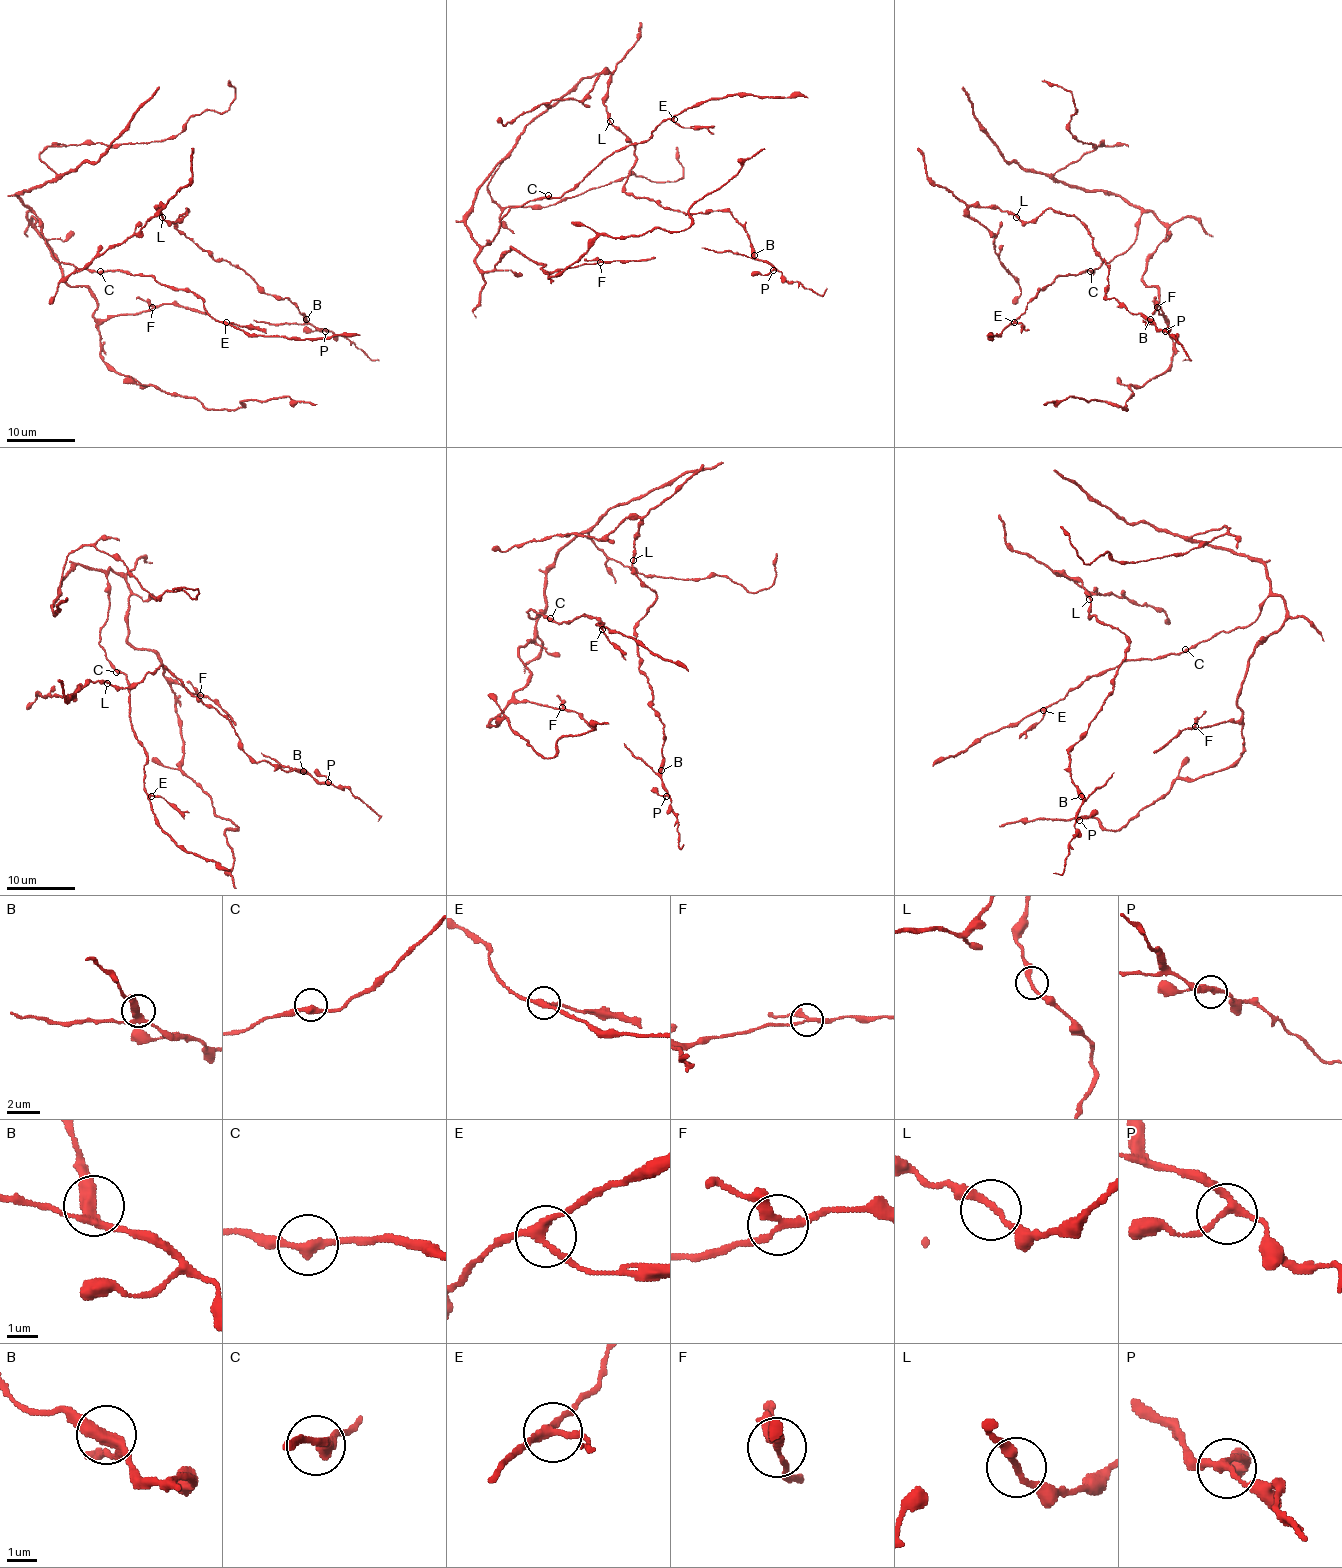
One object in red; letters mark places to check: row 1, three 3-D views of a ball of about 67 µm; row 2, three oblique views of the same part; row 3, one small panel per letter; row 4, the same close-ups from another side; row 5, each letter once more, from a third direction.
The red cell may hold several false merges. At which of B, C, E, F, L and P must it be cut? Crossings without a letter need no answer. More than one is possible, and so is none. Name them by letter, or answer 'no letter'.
no letter

